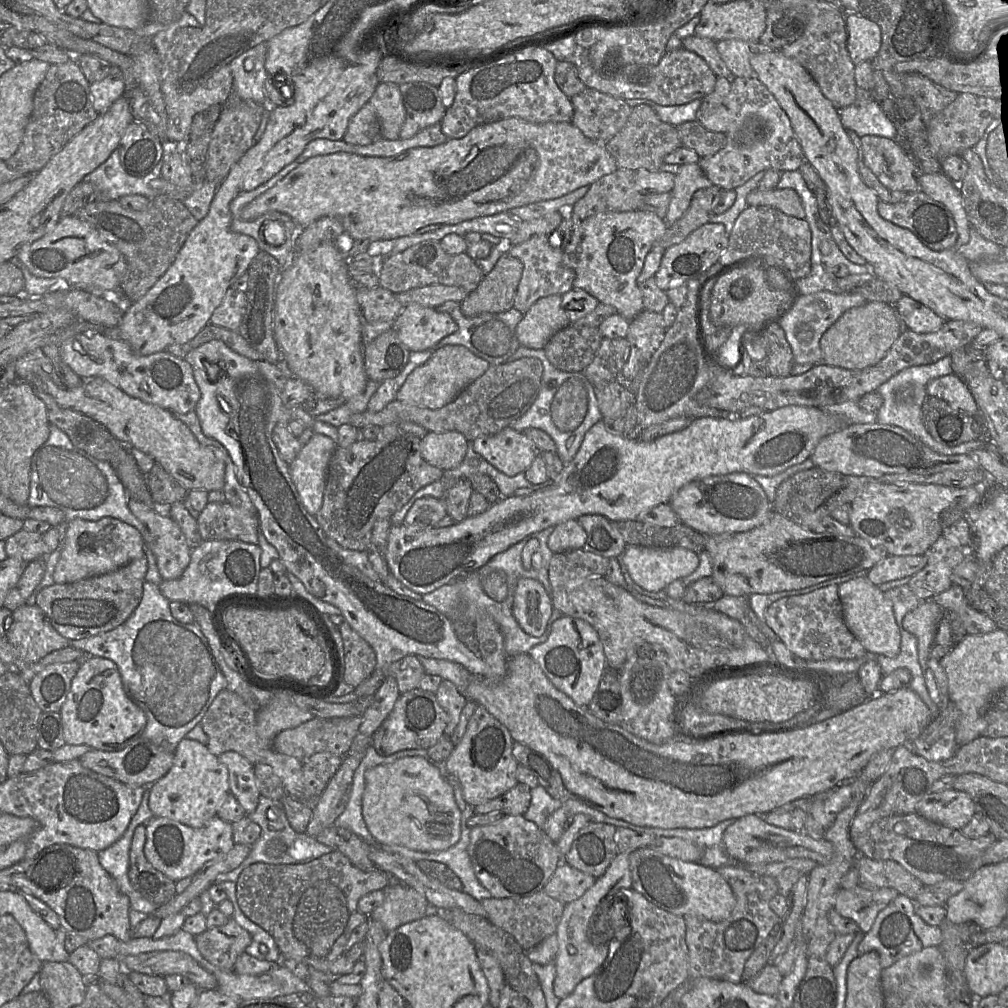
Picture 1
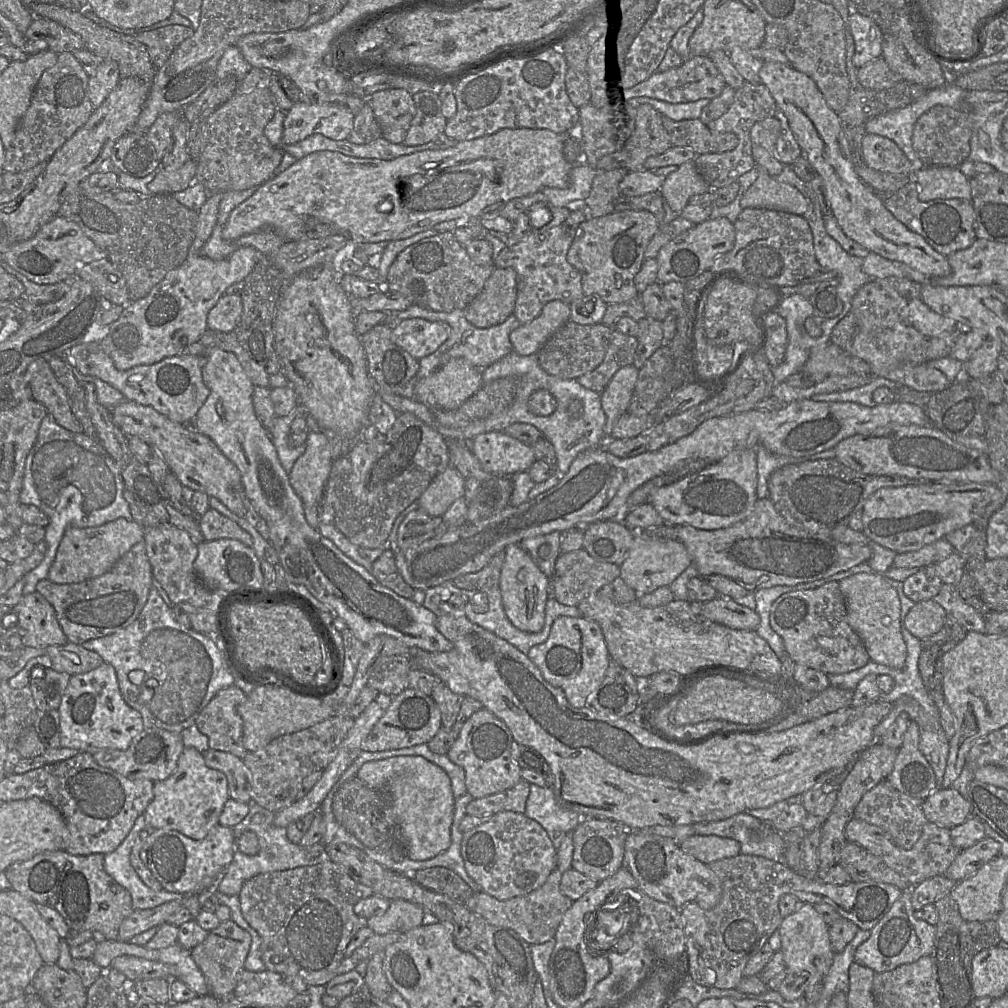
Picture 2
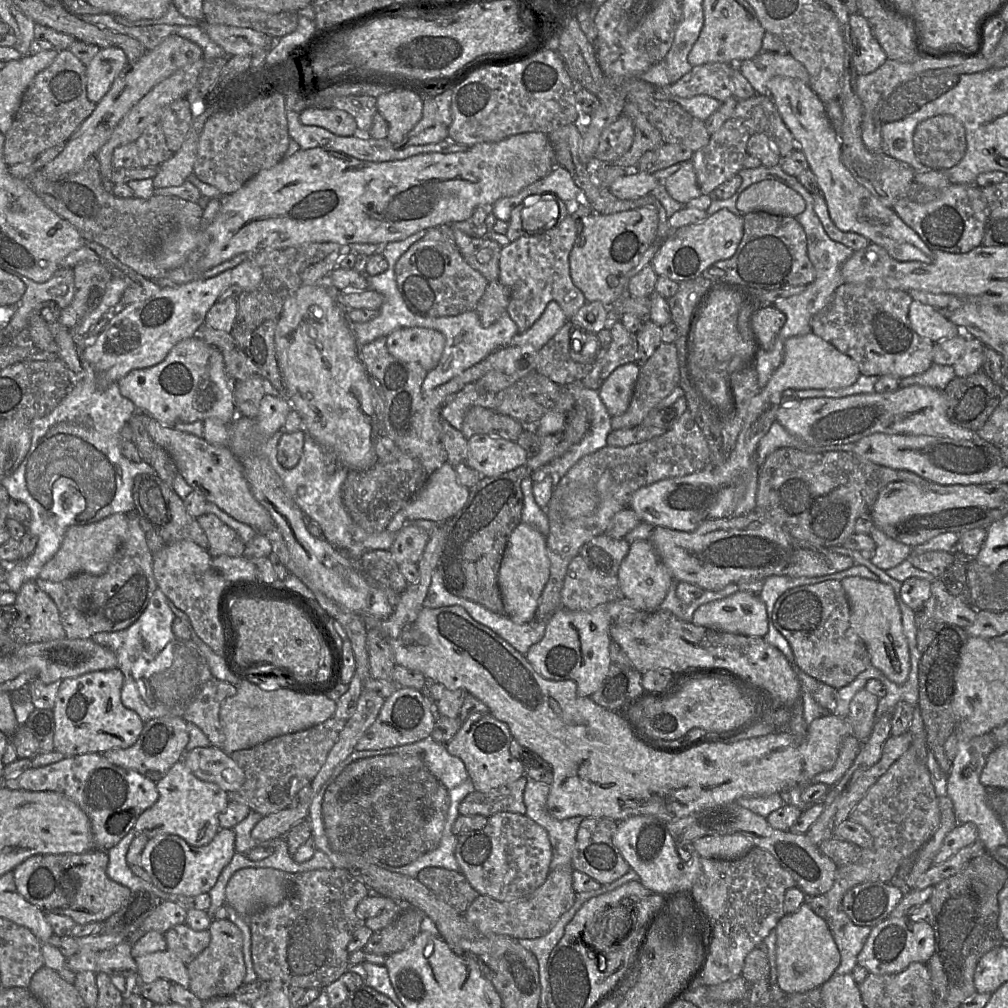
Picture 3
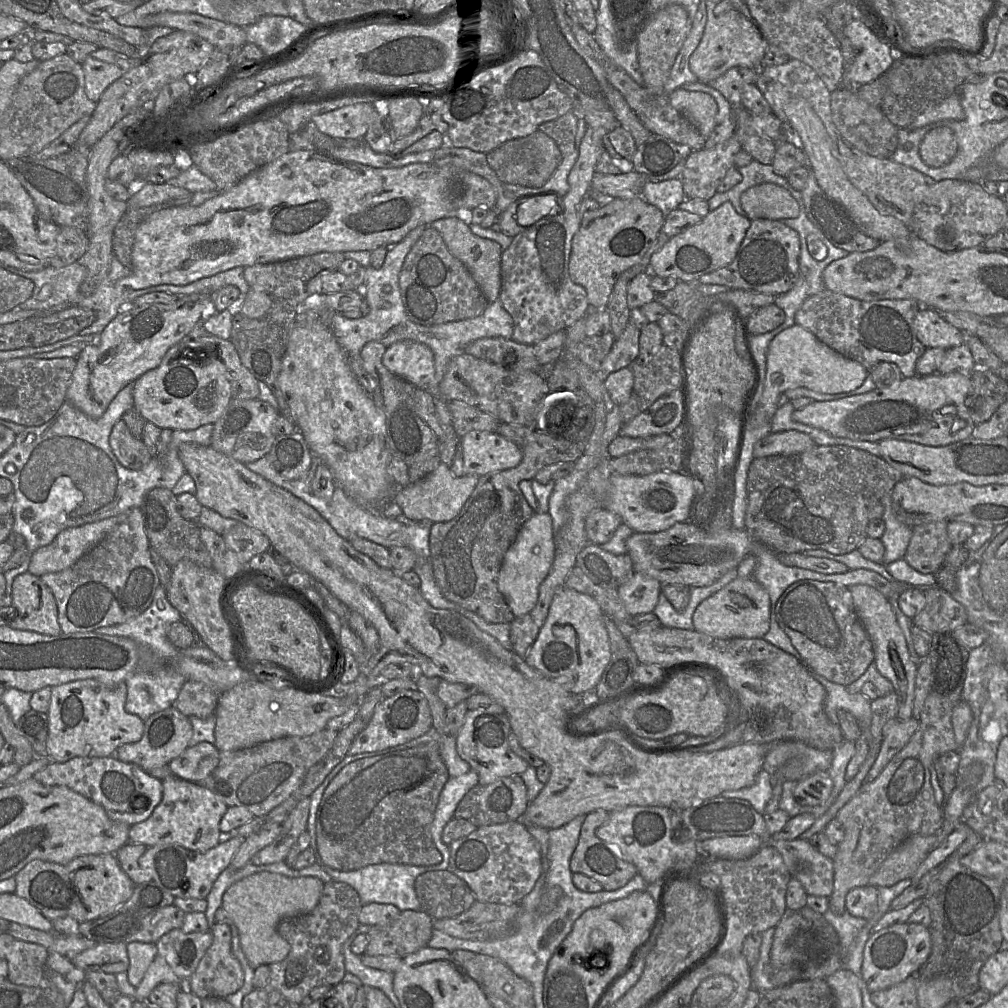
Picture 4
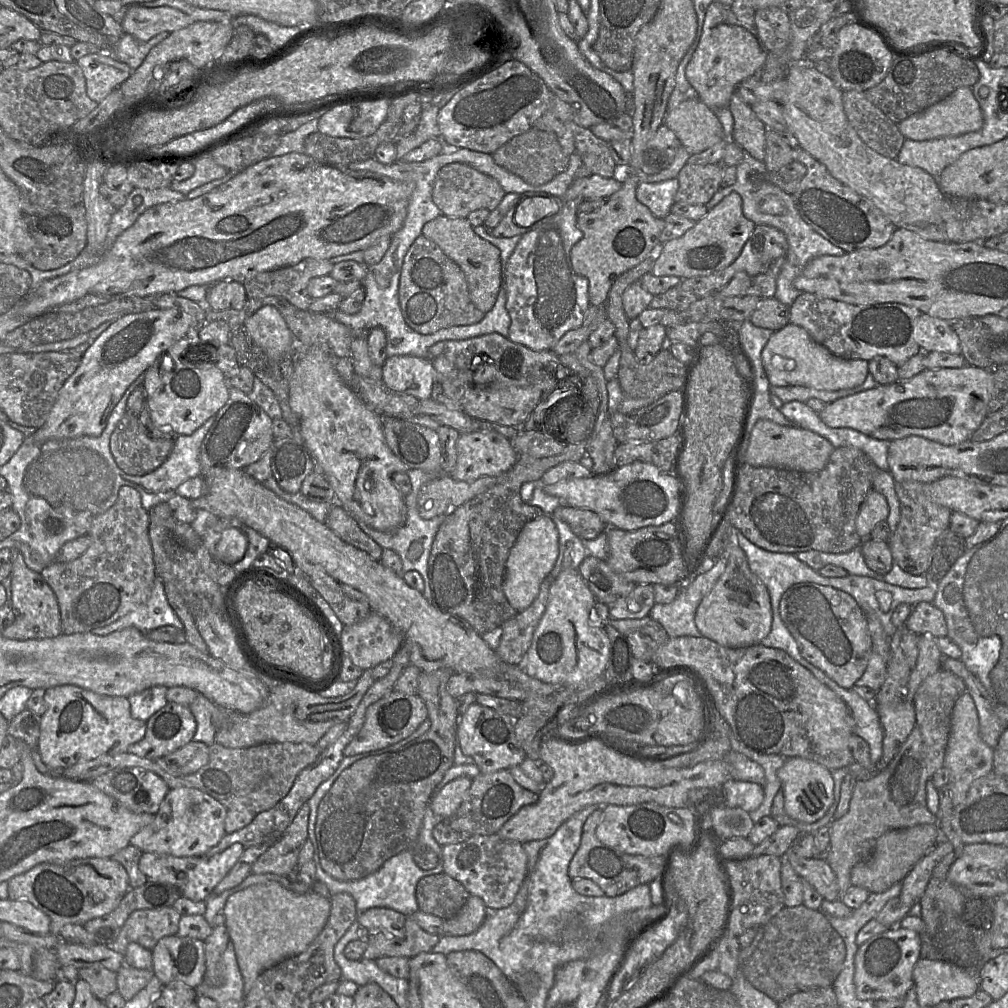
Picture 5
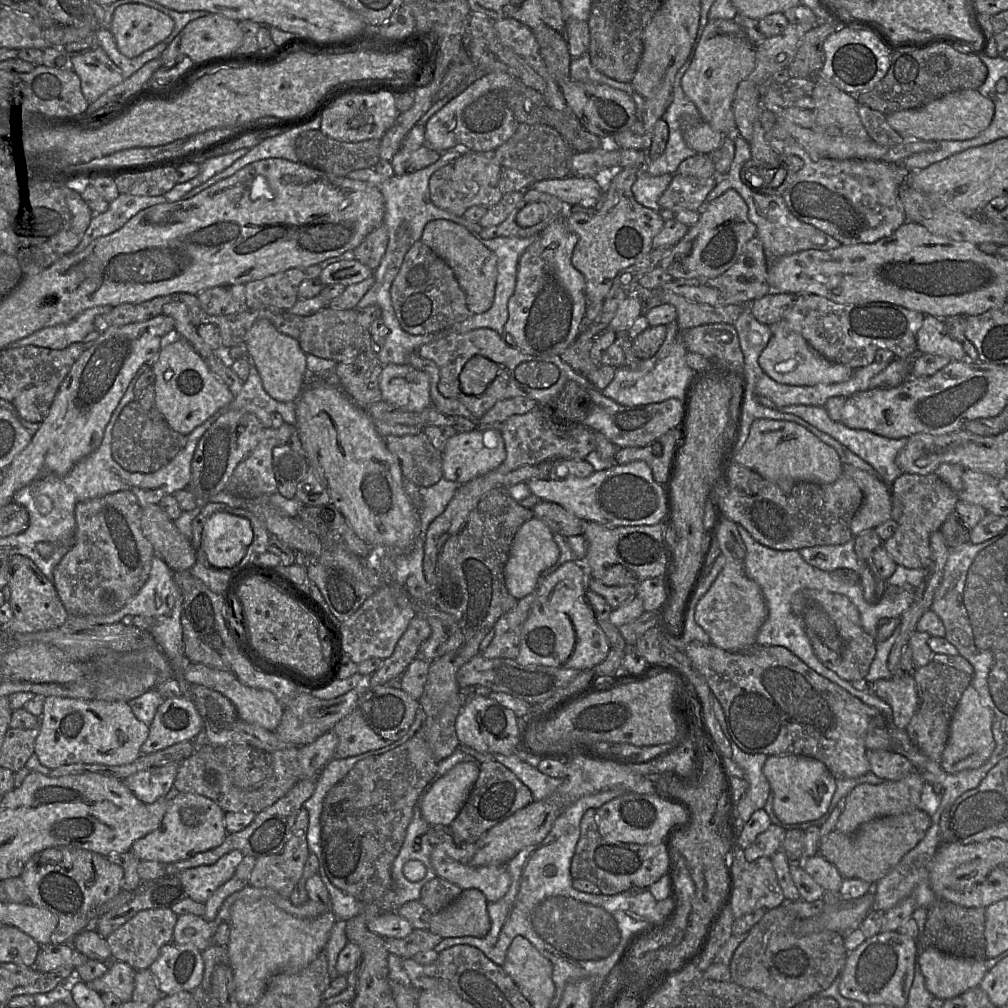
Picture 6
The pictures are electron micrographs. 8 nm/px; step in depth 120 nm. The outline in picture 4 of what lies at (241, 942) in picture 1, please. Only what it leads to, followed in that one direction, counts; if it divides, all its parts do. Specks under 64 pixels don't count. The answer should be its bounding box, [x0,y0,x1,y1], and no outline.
[185,922,244,999]

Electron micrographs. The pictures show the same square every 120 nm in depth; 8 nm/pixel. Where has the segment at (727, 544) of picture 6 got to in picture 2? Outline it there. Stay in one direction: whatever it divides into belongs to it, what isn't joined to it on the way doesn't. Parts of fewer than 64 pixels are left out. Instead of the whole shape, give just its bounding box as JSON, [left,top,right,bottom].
[701,597,760,631]

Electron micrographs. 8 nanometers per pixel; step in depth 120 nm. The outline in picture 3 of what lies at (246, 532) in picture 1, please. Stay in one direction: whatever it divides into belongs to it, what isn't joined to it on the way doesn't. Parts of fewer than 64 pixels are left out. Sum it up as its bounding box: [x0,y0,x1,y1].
[197,513,245,557]

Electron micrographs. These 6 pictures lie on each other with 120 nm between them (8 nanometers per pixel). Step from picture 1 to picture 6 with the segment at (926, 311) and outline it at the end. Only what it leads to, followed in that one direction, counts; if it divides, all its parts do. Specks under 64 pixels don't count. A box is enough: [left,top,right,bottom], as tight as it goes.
[916,315,966,361]

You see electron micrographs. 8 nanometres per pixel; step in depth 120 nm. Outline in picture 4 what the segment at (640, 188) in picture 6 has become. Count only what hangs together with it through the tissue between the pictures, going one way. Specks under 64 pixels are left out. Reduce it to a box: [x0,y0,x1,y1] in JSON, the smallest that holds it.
[640,177,686,217]

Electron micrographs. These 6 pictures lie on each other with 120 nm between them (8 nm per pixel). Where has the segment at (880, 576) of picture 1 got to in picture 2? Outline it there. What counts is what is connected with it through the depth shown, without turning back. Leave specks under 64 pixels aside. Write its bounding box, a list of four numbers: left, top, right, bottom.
[892,539,954,568]

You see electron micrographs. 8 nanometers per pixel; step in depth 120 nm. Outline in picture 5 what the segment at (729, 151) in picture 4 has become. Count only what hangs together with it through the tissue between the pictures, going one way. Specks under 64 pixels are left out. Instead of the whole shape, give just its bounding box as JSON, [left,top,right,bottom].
[675,163,722,205]

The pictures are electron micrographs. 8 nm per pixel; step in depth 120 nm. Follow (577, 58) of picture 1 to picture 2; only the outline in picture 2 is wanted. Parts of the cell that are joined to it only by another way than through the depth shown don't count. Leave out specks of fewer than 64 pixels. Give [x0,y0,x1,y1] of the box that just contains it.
[616,56,726,103]

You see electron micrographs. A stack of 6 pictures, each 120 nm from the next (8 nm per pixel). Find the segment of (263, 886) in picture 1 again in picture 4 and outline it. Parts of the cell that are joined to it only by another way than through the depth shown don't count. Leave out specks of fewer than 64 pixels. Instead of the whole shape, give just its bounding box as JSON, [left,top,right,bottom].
[254,880,362,1005]

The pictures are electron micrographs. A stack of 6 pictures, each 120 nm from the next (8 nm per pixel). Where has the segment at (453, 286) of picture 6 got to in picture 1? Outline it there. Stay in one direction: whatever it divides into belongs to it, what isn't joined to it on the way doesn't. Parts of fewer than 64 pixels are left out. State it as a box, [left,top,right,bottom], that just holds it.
[378,241,484,294]

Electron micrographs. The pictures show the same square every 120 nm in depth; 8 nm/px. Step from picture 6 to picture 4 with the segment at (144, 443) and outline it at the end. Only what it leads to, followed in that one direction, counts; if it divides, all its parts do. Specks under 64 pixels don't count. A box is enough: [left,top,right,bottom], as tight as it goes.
[109,419,153,470]

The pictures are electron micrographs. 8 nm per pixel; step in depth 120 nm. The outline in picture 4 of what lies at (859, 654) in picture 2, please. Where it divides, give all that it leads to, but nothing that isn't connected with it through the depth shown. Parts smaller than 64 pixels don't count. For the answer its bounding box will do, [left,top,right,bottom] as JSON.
[776,581,874,686]

